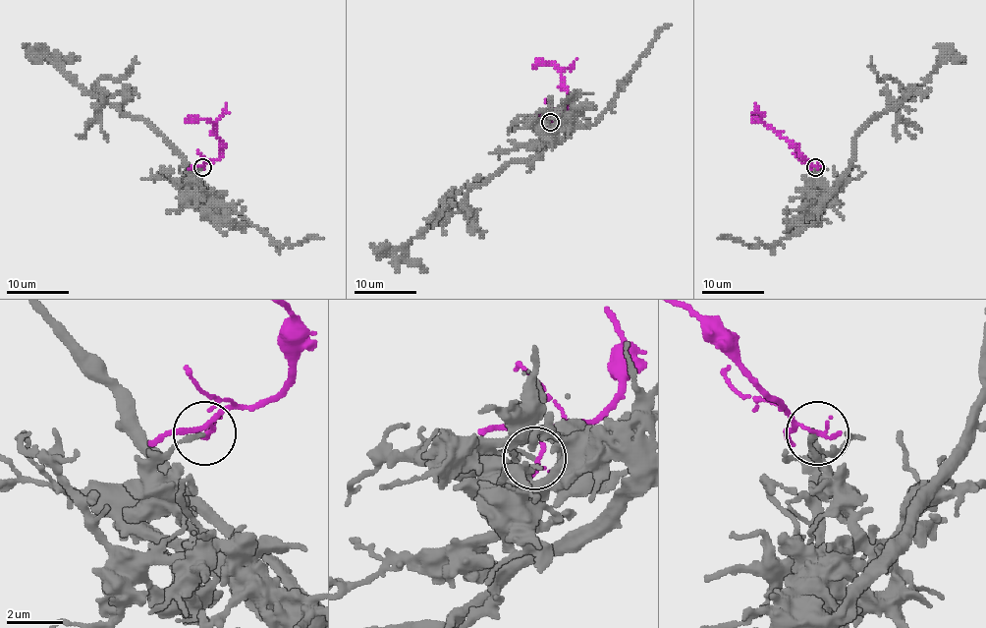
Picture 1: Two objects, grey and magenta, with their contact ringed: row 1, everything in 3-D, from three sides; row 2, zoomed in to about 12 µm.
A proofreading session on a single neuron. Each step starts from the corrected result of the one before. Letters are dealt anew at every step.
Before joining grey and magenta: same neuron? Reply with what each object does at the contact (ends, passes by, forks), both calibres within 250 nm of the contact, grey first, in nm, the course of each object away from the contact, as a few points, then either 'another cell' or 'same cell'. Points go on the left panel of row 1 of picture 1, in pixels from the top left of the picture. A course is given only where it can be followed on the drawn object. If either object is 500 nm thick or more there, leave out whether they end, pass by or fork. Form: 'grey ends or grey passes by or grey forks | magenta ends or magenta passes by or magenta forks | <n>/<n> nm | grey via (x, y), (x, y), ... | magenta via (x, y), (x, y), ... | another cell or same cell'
grey ends | magenta passes by | 150/120 nm | grey via (201, 167), (191, 175), (198, 189), (192, 191), (185, 159), (164, 139), (59, 68), (56, 56), (80, 56) | magenta via (201, 167), (220, 155), (222, 141), (216, 134), (214, 125), (203, 118), (186, 120) | another cell

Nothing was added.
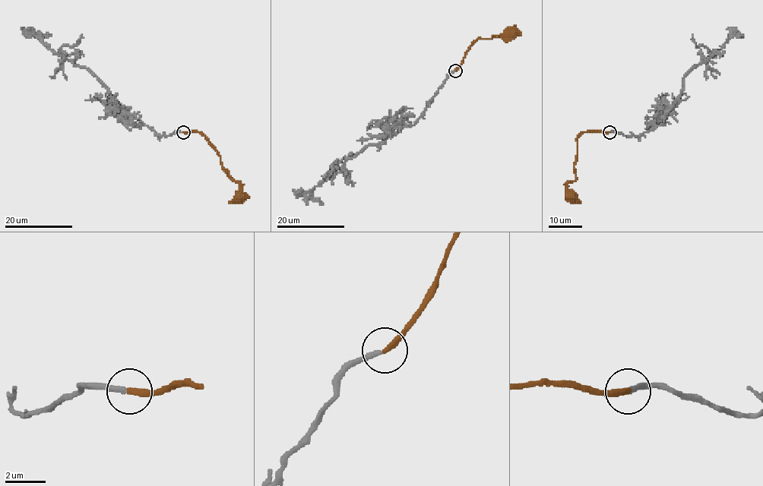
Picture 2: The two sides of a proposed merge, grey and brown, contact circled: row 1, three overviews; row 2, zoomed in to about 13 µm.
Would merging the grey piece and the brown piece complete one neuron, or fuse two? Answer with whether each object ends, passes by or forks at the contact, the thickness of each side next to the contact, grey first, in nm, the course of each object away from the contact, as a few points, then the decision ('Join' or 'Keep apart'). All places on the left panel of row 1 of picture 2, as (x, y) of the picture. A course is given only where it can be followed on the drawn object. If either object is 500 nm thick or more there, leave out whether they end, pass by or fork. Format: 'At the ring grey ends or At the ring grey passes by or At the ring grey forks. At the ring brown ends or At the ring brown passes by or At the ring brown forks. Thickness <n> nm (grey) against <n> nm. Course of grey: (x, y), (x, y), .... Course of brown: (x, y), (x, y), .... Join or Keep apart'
At the ring grey ends. At the ring brown ends. Thickness 240 nm (grey) against 280 nm. Course of grey: (182, 132), (159, 136), (144, 125), (84, 67), (77, 67), (40, 40), (39, 33), (52, 33). Course of brown: (183, 132), (200, 131), (205, 137), (220, 157), (223, 168), (240, 184), (239, 197). Join

